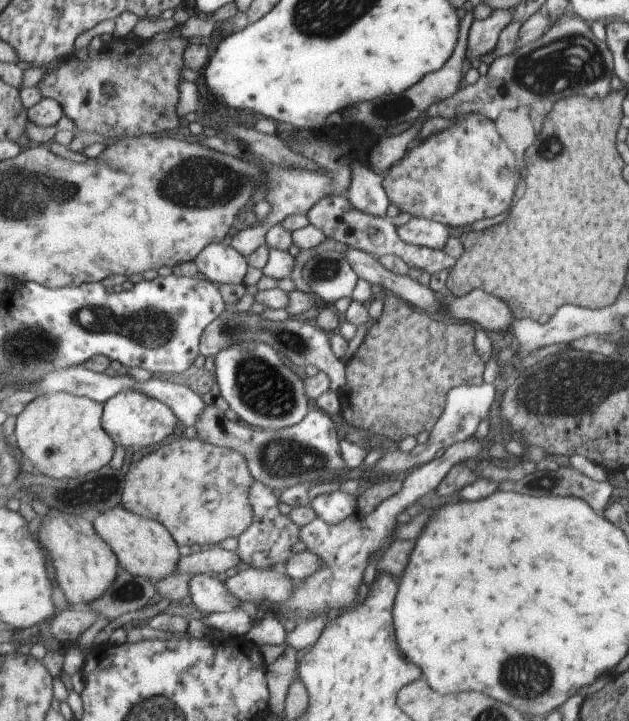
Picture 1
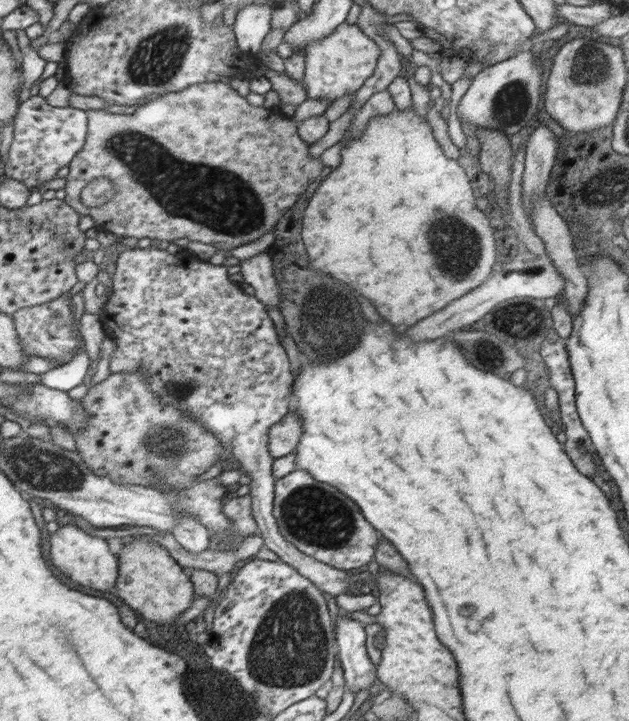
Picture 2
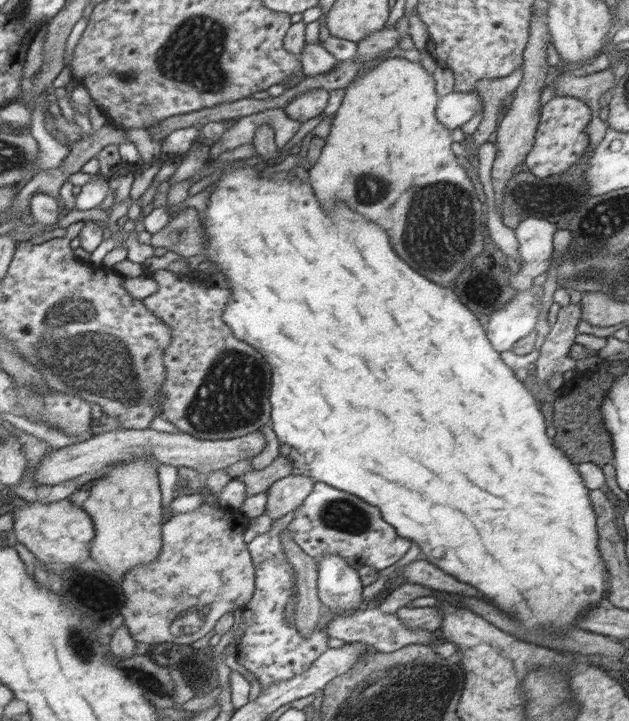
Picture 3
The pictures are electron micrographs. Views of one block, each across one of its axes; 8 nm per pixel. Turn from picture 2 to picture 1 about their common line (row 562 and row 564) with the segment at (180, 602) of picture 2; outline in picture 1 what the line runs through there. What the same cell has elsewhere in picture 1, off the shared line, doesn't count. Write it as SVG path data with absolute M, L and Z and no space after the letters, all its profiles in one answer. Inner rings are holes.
M120 506L102 512L93 524L95 531L115 549L121 570L153 583L175 574L178 564L178 546L172 540L173 536L170 536L171 531L159 521L138 516Z

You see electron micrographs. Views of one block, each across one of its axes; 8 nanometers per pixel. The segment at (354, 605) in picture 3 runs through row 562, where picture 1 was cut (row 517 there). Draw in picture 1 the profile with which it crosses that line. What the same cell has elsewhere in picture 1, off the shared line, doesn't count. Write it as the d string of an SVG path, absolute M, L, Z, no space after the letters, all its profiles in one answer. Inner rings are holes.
M333 491L331 494L318 496L310 502L310 506L318 517L329 525L335 525L358 512L357 494Z

